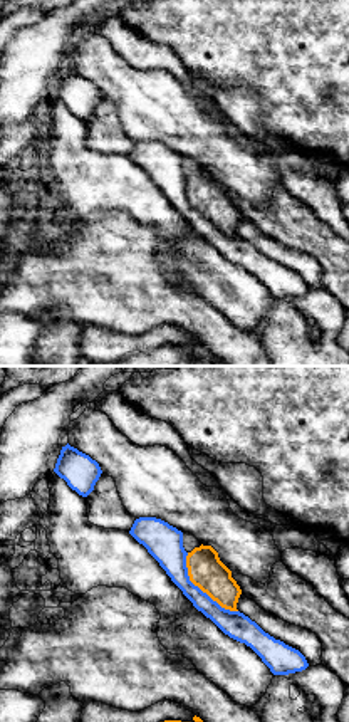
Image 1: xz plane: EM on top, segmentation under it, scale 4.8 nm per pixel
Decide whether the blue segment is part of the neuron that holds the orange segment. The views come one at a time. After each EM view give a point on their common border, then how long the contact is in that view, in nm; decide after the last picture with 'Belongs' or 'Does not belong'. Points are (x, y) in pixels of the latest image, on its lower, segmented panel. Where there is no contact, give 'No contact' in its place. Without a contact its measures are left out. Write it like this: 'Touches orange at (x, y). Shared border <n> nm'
Touches orange at (200, 588). Shared border 380 nm

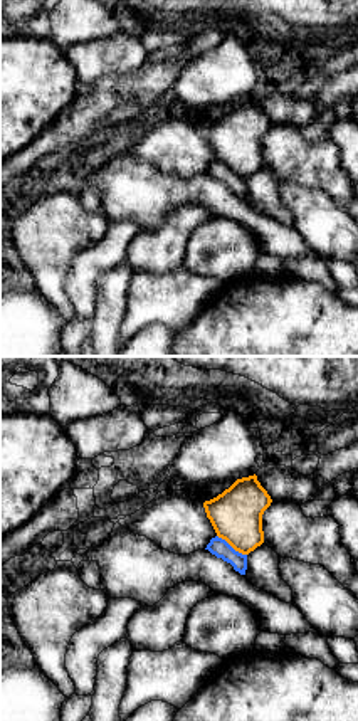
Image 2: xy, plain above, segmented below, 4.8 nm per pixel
Touches orange at (232, 547). Shared border 170 nm

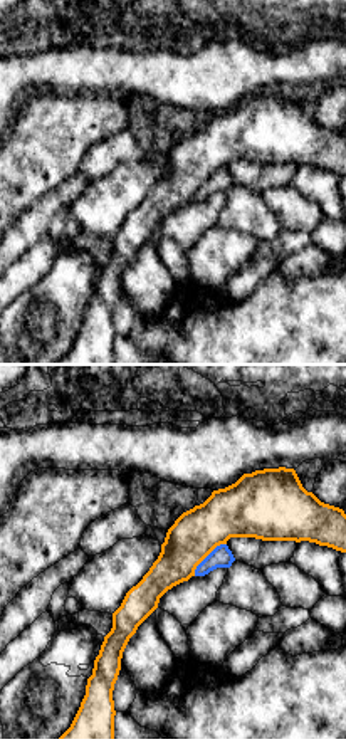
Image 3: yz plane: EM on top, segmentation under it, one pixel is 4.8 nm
Touches orange at (207, 555). Shared border 220 nm

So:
Does not belong

